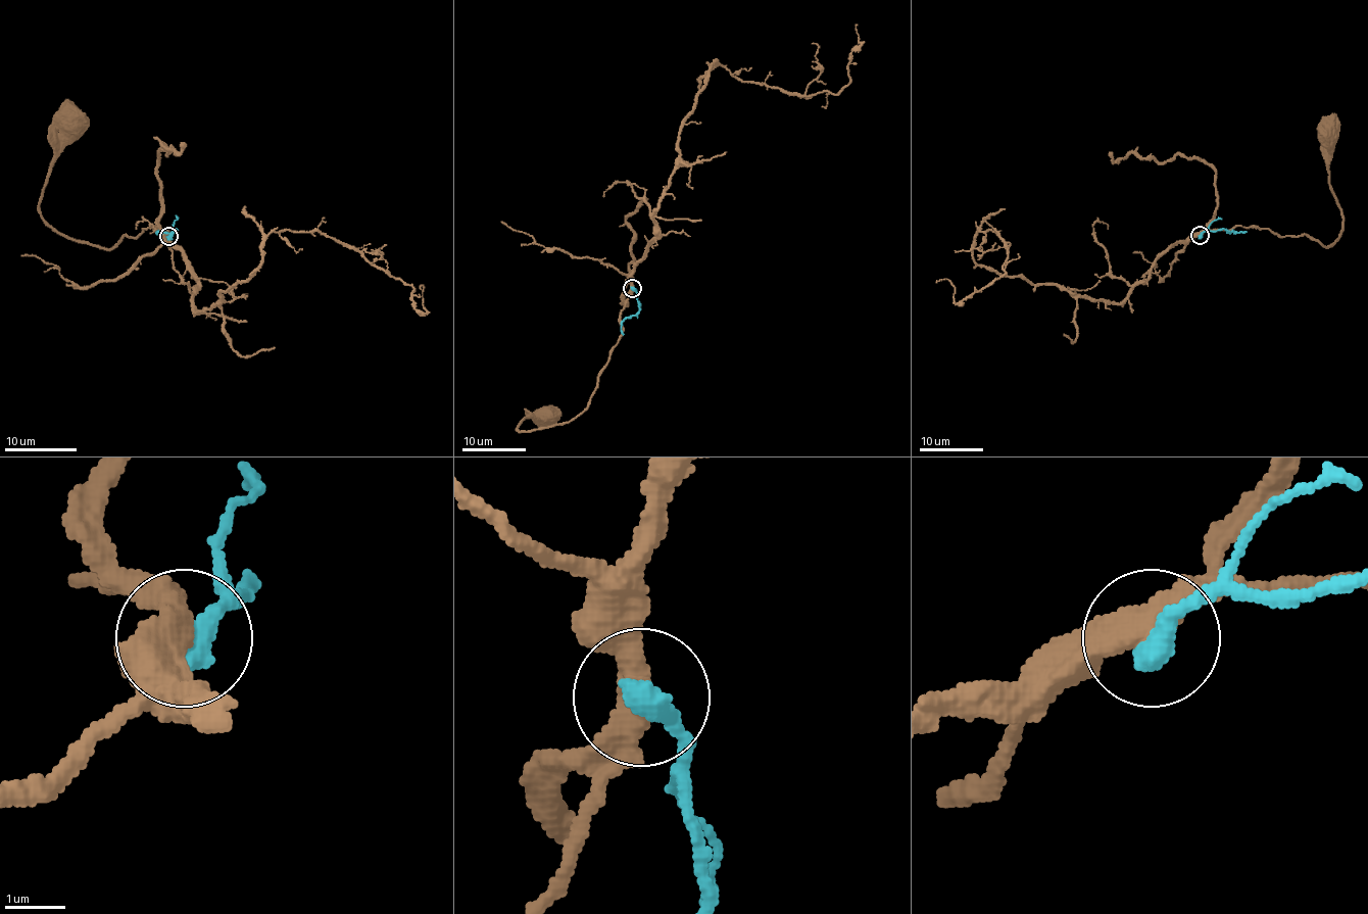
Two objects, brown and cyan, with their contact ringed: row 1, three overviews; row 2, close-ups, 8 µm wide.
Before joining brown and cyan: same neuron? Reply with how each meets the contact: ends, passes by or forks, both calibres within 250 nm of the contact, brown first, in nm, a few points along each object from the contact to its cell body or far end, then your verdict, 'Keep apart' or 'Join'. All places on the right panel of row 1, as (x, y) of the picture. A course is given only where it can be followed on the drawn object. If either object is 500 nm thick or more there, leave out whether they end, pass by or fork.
Thickness 400 nm (brown) against 500 nm. Course of brown: (1200, 236), (1244, 226), (1332, 243), (1340, 236), (1342, 220), (1329, 183), (1327, 131). Course of cyan: (1200, 236), (1206, 231), (1246, 231). Keep apart

